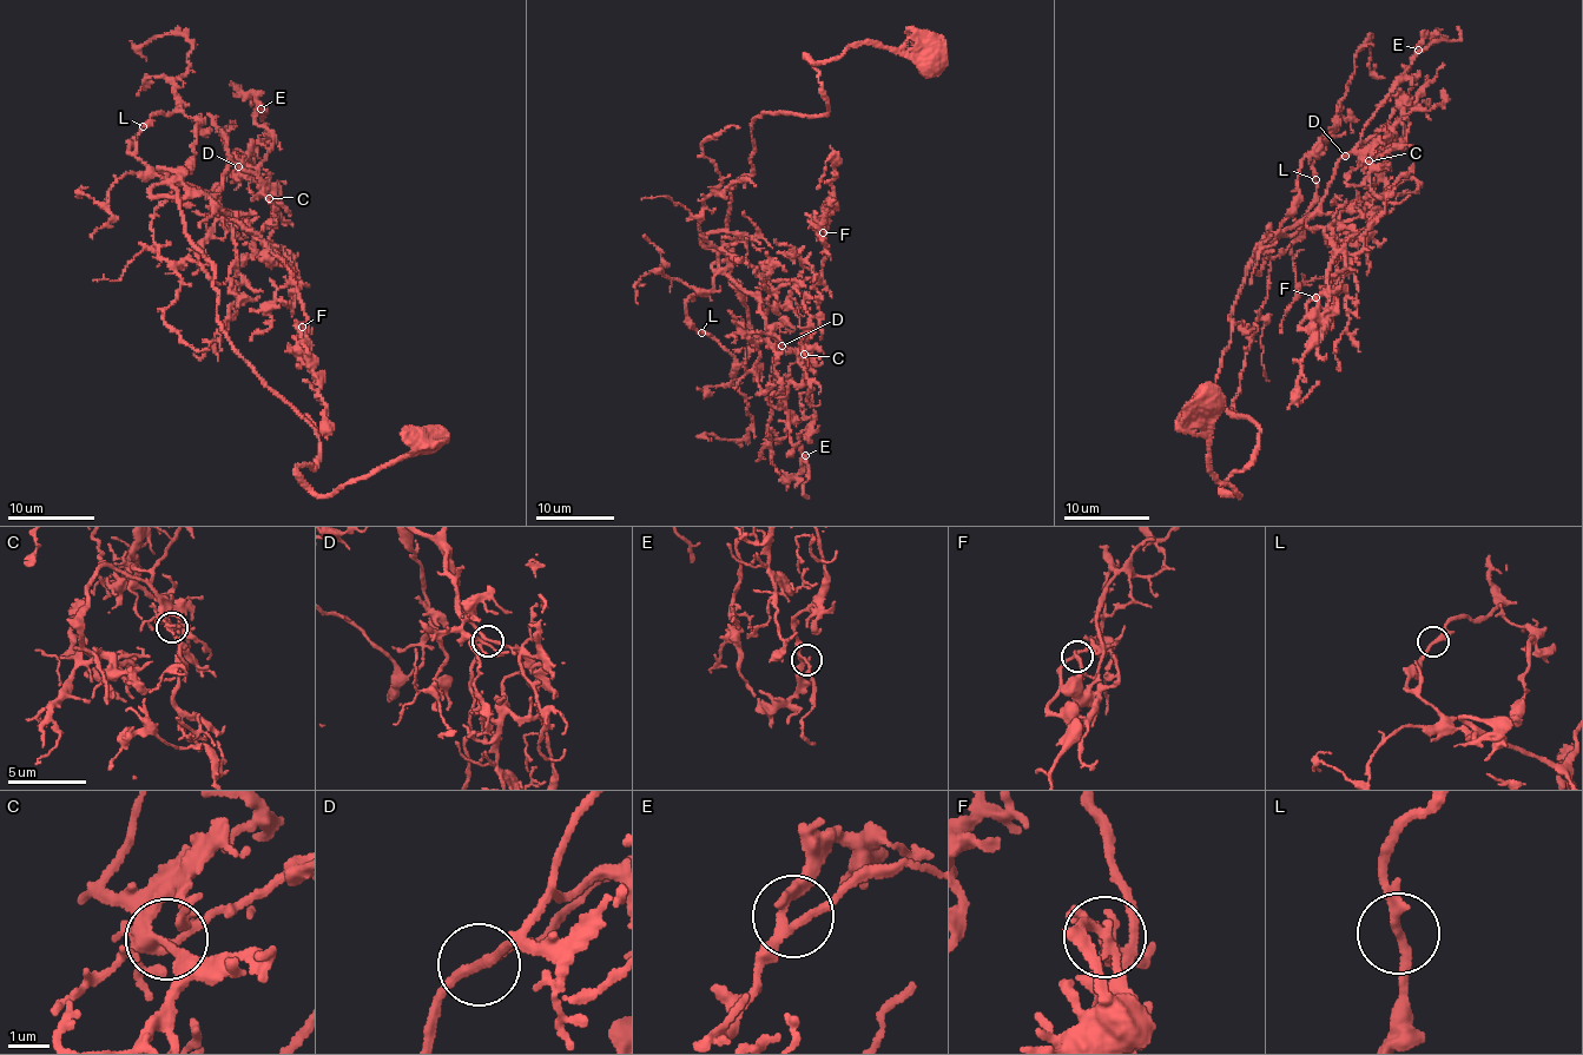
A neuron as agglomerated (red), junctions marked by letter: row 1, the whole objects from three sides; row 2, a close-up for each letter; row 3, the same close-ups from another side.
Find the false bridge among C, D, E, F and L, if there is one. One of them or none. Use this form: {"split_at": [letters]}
{"split_at": []}

